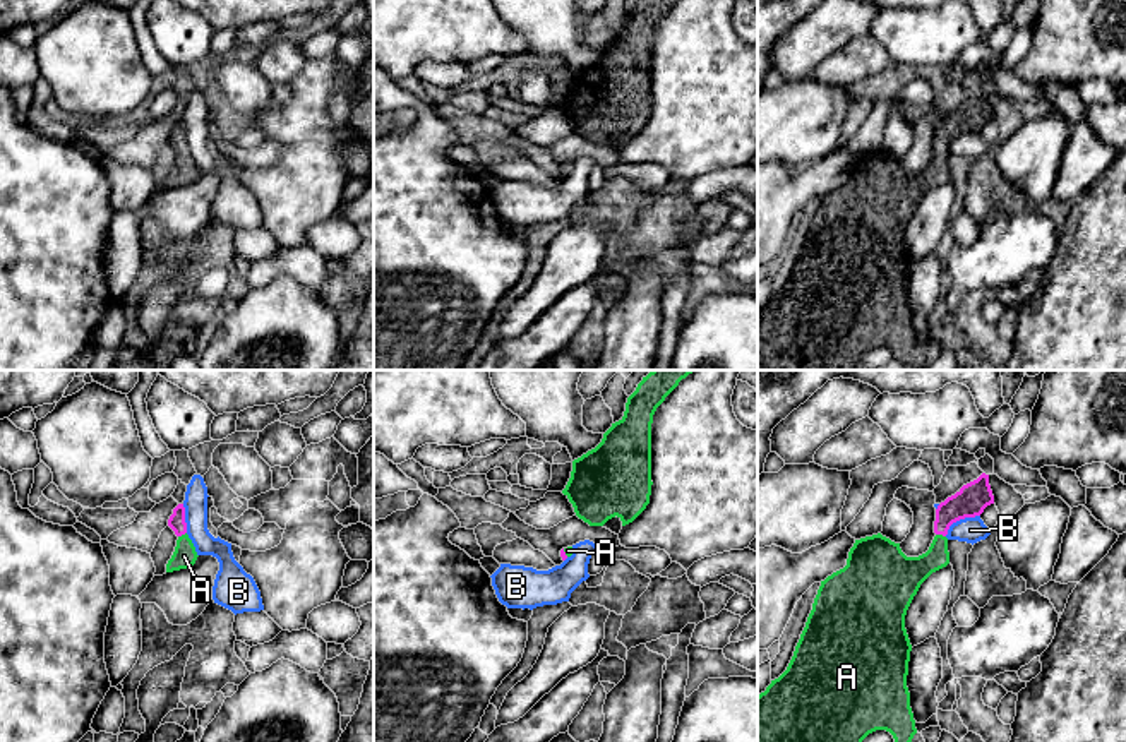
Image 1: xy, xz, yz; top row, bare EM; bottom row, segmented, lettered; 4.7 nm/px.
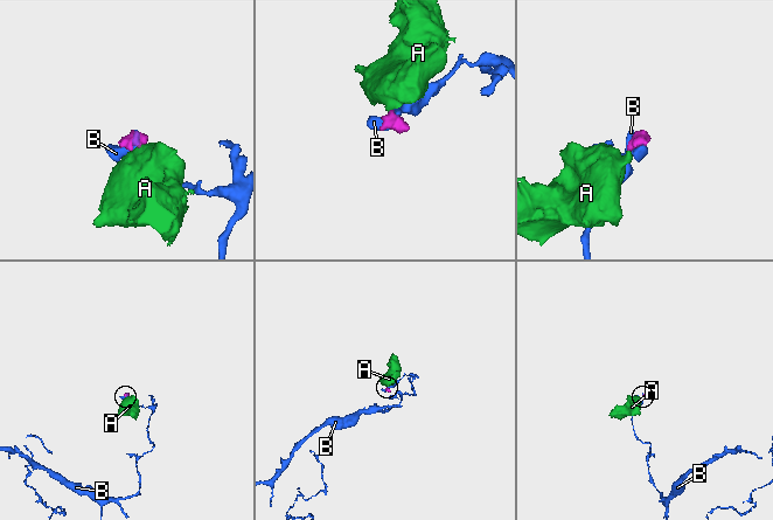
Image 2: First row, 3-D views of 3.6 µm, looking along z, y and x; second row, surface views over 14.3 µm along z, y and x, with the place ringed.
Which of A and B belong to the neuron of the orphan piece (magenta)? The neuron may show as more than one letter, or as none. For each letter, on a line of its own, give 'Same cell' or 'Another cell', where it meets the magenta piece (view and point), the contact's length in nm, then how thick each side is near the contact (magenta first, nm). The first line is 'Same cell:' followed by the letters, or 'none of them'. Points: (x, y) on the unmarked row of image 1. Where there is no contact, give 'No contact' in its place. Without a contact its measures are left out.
Same cell: A
A: Same cell. Touches magenta at yz (941, 149). Shared border 50 nm. Thickness 150 nm (magenta) against 160 nm
B: Another cell. Touches magenta at yz (960, 134). Shared border 190 nm. Thickness 150 nm (magenta) against 120 nm

